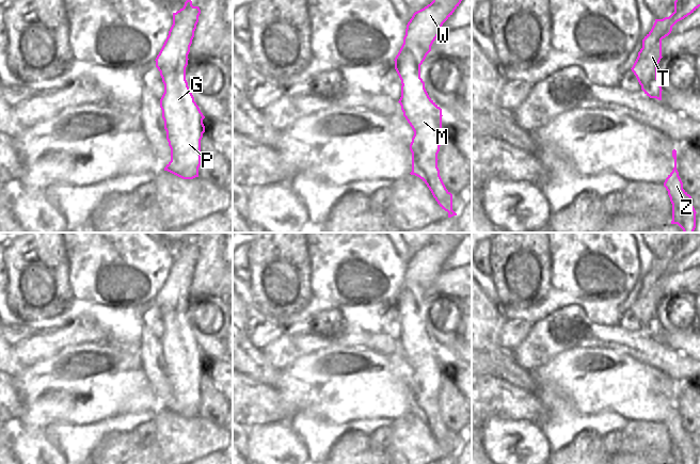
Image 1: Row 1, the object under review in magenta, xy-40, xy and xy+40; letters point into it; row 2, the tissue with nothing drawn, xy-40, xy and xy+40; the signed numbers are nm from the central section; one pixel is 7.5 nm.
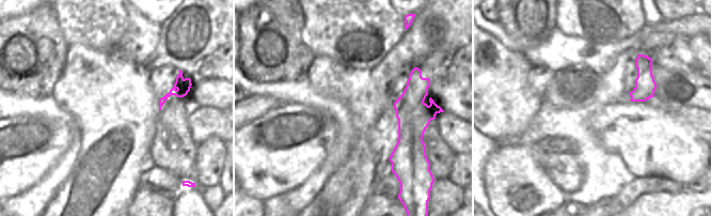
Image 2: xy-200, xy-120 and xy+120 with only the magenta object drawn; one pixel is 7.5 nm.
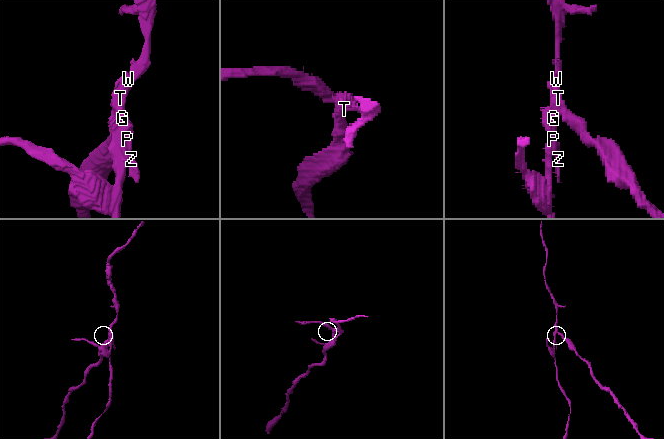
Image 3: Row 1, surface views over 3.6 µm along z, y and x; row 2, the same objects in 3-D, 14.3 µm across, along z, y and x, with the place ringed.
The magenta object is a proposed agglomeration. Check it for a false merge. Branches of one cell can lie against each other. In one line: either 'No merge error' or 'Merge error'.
Merge error

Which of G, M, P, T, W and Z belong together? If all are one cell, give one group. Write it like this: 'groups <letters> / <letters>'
groups G M P Z / T W

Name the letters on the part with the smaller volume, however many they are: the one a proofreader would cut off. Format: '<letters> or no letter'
G, M, P, Z

